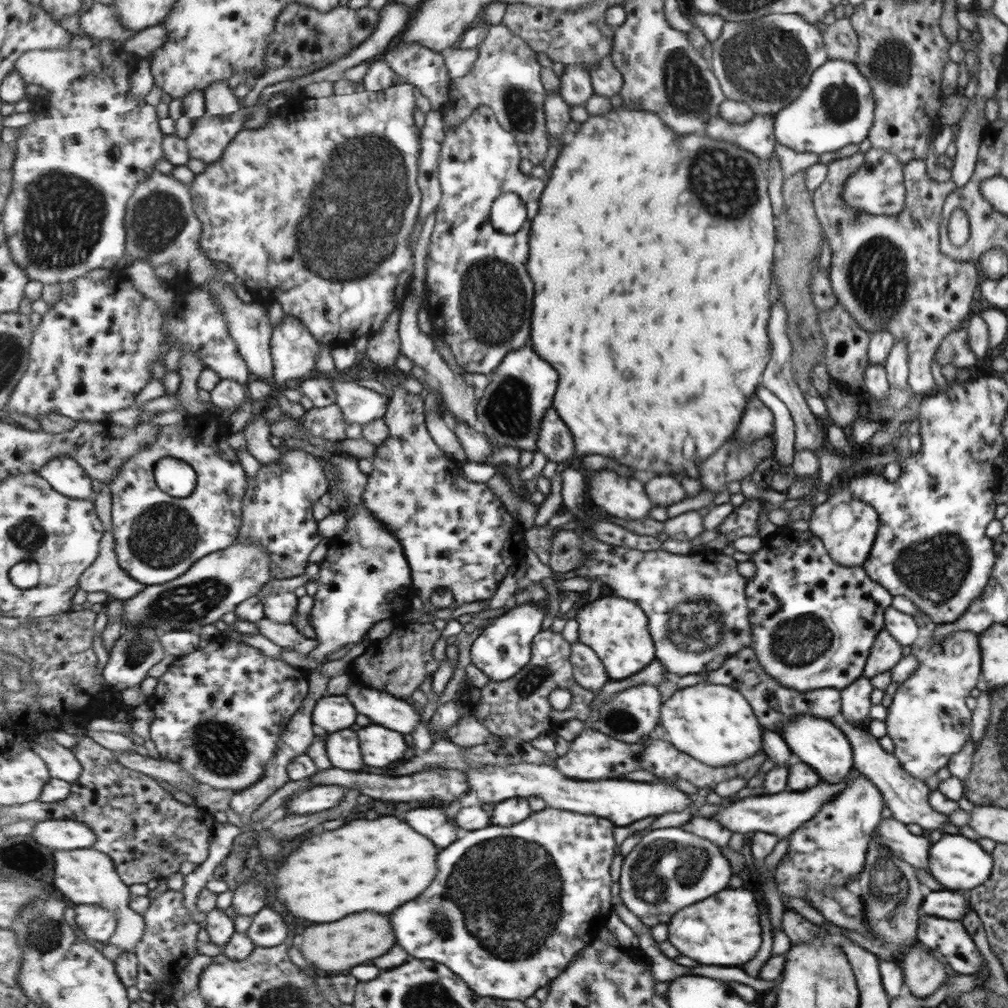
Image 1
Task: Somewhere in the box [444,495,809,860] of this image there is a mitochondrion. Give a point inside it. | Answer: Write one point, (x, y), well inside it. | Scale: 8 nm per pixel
(697, 624)

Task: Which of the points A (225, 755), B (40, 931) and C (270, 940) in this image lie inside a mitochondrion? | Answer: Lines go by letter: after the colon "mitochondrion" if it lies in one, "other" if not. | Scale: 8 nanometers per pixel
A: mitochondrion
B: mitochondrion
C: other

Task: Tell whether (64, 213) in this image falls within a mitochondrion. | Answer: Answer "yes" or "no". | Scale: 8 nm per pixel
yes

